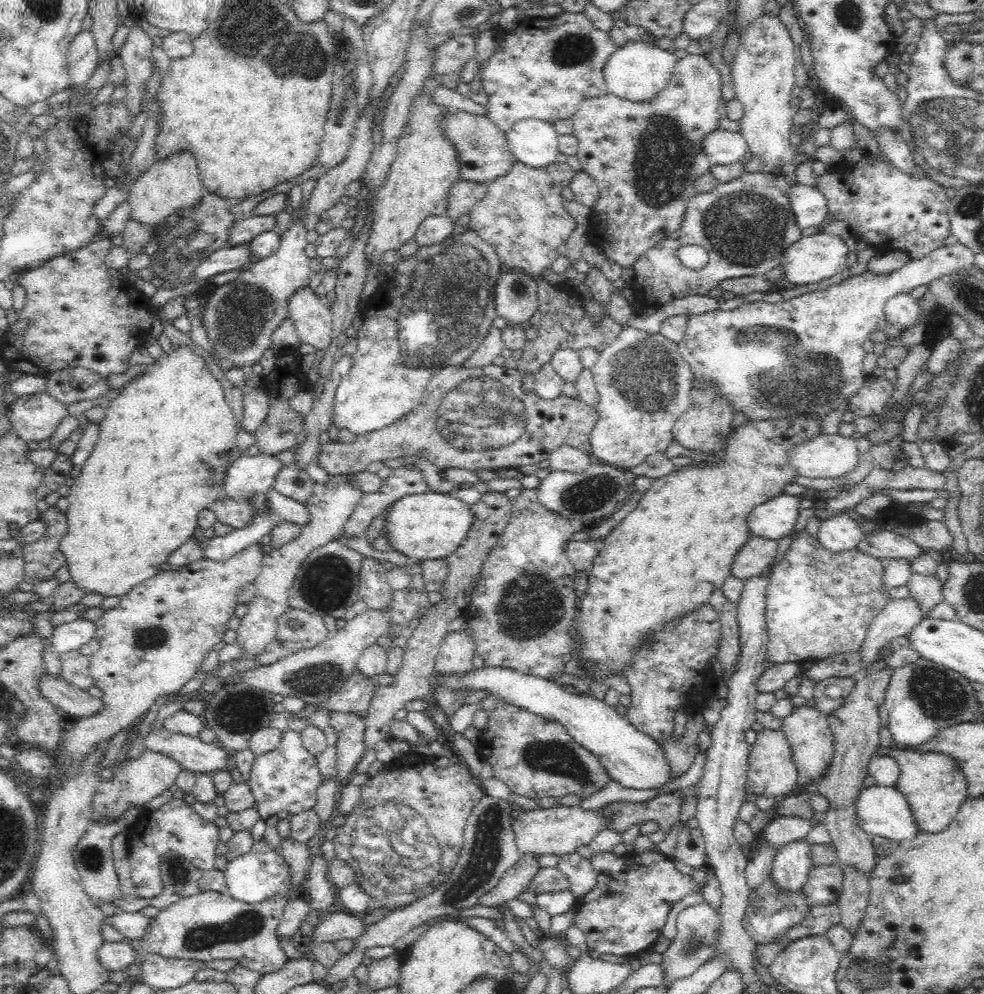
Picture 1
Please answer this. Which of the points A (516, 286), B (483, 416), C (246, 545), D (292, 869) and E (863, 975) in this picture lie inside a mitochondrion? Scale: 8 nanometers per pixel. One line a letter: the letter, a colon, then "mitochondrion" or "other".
A: mitochondrion
B: mitochondrion
C: other
D: other
E: mitochondrion

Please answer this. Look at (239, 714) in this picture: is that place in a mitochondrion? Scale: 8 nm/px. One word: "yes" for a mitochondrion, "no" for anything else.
yes

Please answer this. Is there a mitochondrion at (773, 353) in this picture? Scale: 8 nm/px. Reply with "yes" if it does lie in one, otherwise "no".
yes

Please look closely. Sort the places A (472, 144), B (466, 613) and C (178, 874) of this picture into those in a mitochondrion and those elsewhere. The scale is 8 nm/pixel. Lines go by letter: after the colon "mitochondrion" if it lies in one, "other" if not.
A: mitochondrion
B: other
C: mitochondrion

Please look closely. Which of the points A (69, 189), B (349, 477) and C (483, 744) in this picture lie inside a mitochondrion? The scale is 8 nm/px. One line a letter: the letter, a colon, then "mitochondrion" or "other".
A: other
B: other
C: other

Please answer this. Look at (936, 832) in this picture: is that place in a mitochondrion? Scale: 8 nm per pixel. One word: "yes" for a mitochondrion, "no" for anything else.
no

